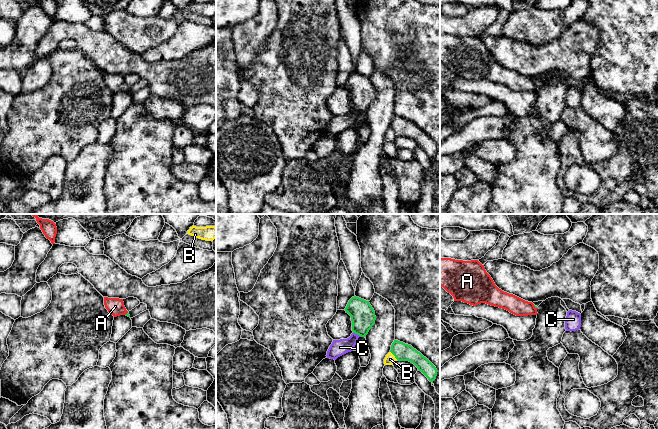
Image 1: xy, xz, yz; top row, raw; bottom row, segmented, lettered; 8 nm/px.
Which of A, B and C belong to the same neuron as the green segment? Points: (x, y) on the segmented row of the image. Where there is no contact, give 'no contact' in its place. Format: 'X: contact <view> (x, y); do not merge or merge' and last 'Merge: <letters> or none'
A: contact yz (535, 307); merge
B: contact xz (393, 354); do not merge
C: contact xz (357, 334); do not merge
Merge: A

